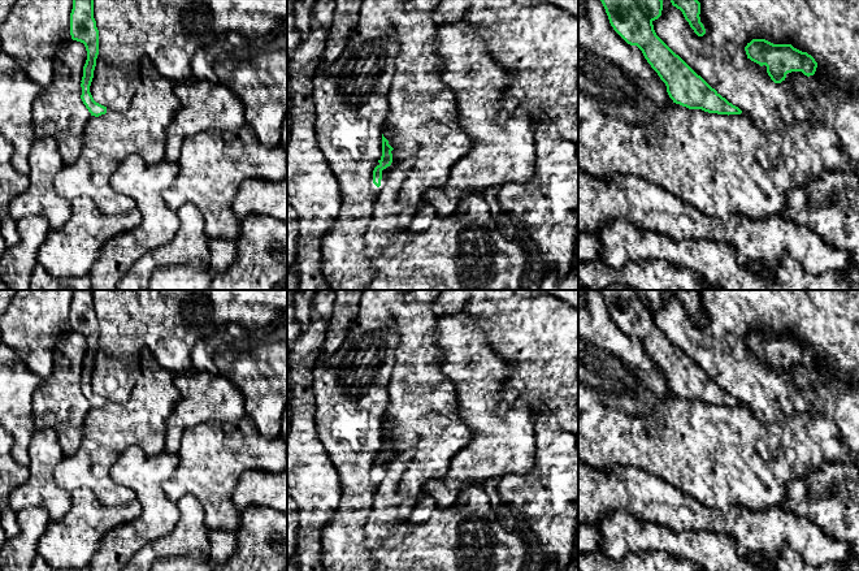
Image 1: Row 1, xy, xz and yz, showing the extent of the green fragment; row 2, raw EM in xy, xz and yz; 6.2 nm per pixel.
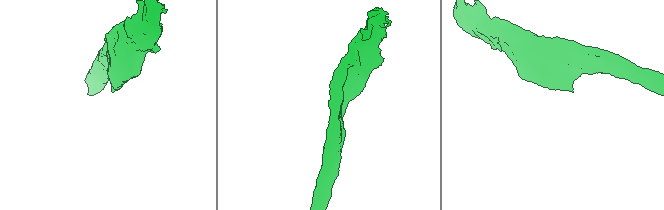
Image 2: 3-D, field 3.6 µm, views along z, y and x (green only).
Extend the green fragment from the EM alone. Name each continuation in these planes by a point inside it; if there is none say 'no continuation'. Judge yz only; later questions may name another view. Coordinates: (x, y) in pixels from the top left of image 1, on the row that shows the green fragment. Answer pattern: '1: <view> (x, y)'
no continuation

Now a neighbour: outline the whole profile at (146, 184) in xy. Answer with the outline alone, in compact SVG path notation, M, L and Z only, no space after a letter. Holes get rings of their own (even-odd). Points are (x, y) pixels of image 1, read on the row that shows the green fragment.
M133 153L112 172L110 185L130 196L140 212L140 224L112 238L100 251L88 274L91 290L118 290L138 259L169 243L179 228L177 211L169 208L164 194L174 185L178 164L162 160L148 164Z

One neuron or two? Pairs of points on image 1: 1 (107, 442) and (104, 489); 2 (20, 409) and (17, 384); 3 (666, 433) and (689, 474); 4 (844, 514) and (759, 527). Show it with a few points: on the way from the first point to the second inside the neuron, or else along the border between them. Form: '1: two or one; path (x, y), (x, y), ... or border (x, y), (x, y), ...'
1: one; path (102, 454), (102, 478)
2: one; path (17, 402), (17, 390)
3: one; path (676, 444), (689, 457), (689, 463)
4: two; border (799, 517), (812, 522), (832, 537)

